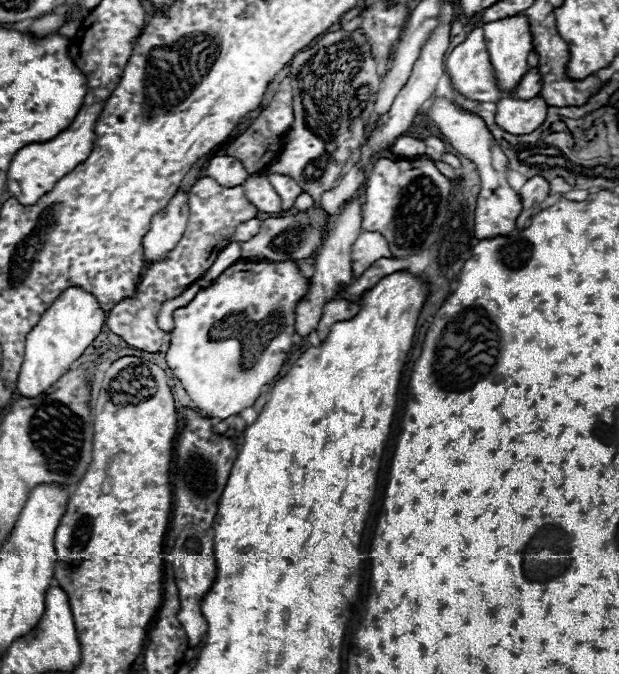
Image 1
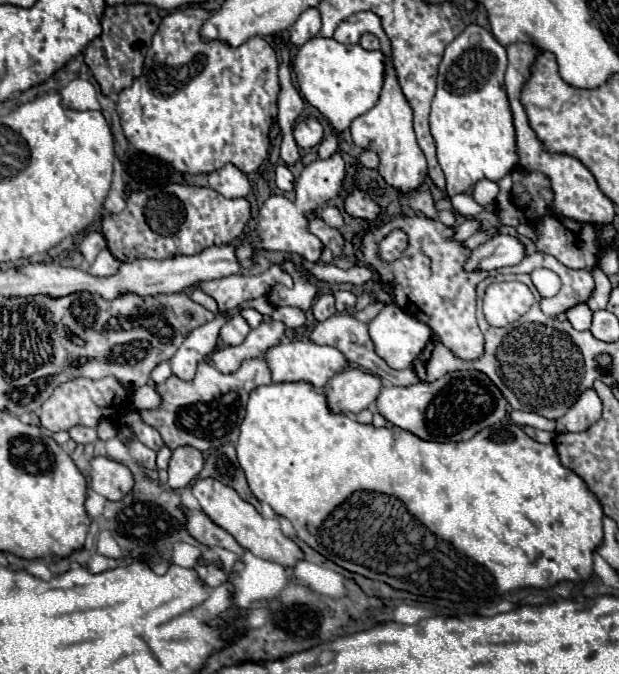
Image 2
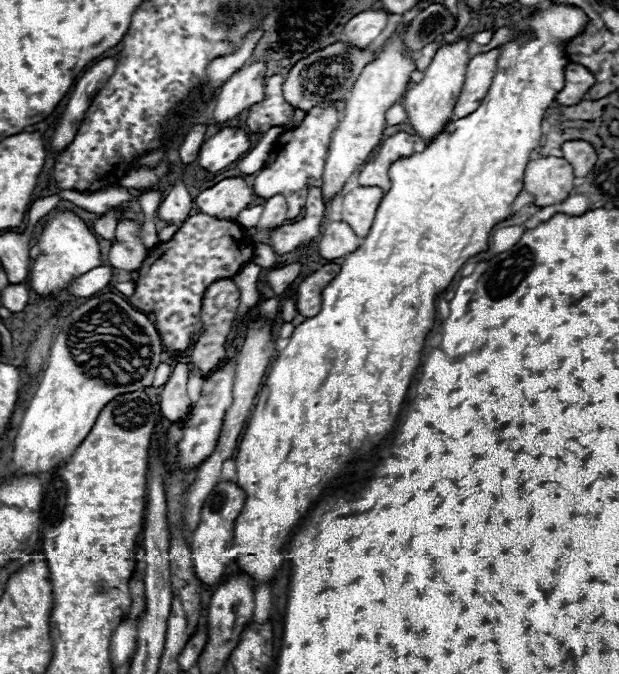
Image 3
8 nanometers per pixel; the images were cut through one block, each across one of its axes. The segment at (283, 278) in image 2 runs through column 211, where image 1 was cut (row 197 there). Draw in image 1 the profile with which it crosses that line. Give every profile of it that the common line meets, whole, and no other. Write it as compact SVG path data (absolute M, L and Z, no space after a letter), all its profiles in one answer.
M266 174L266 178L274 186L274 190L278 192L278 196L282 198L282 208L284 210L292 208L294 200L302 192L302 188L290 176L272 176L272 174Z

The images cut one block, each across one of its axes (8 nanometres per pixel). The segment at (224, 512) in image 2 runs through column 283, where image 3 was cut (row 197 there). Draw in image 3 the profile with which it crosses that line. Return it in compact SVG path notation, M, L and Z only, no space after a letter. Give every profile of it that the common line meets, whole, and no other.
M556 156L528 162L524 172L524 190L534 196L534 204L540 208L558 204L574 190L574 172L570 162Z

